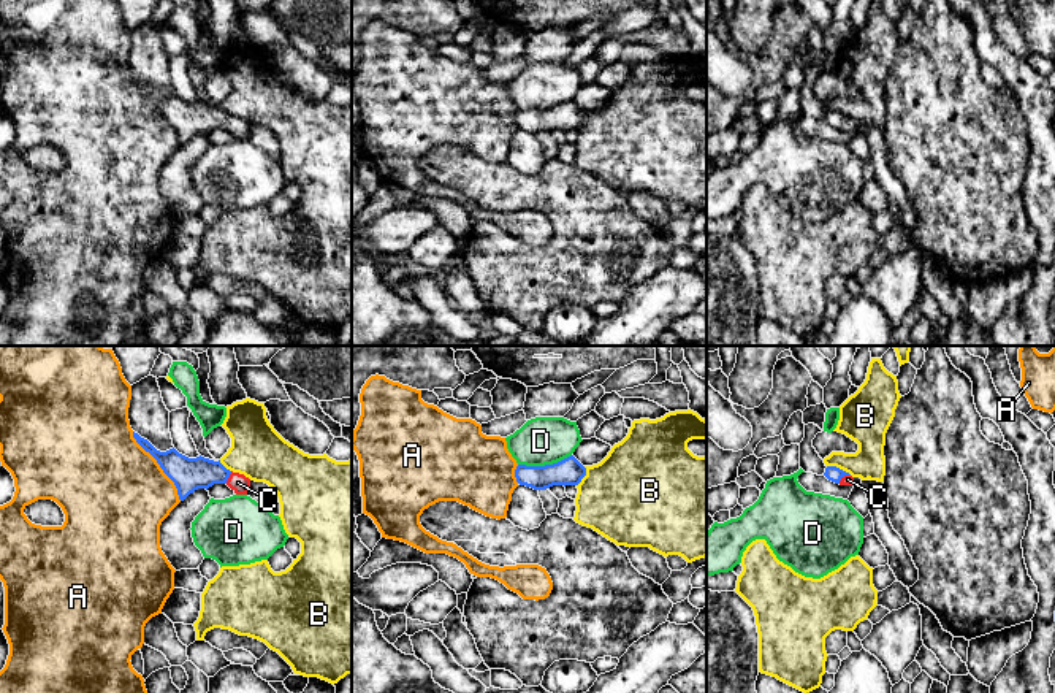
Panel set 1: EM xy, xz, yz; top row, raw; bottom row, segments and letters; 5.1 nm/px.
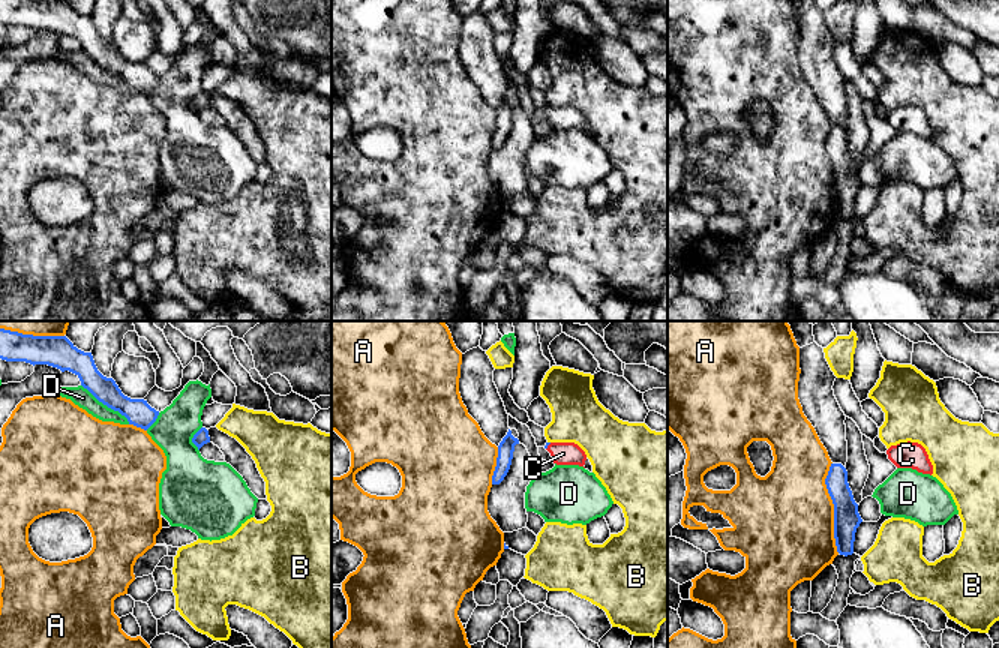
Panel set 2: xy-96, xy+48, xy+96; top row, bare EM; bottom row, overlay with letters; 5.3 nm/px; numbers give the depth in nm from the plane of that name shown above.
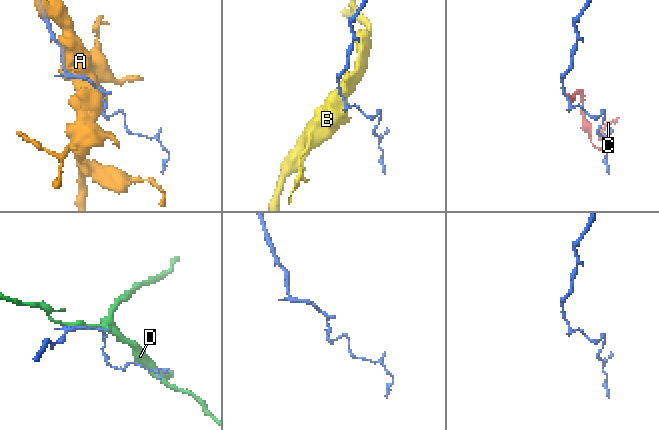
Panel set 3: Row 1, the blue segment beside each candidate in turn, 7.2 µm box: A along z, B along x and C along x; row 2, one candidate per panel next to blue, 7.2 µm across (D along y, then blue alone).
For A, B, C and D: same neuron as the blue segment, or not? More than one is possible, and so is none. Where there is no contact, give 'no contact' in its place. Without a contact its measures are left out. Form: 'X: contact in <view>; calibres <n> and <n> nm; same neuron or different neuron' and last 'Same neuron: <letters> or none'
A: contact in xy; calibres 170 and 500 nm; different neuron
B: contact in yz; calibres 80 and 180 nm; different neuron
C: contact in xy; calibres 170 and 90 nm; same neuron
D: contact in xz; calibres 140 and 240 nm; different neuron
Same neuron: C

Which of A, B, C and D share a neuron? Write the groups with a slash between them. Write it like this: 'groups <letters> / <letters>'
groups A / B / C / D

